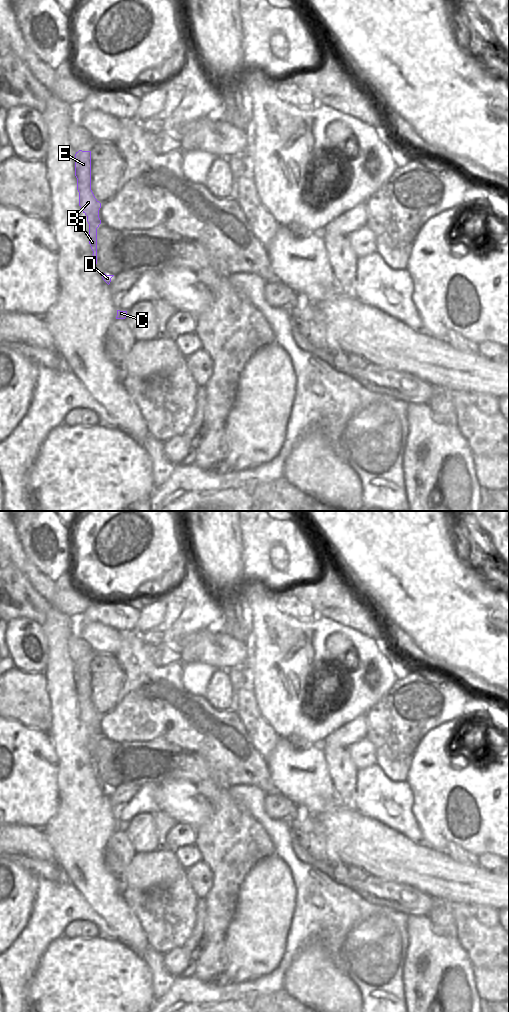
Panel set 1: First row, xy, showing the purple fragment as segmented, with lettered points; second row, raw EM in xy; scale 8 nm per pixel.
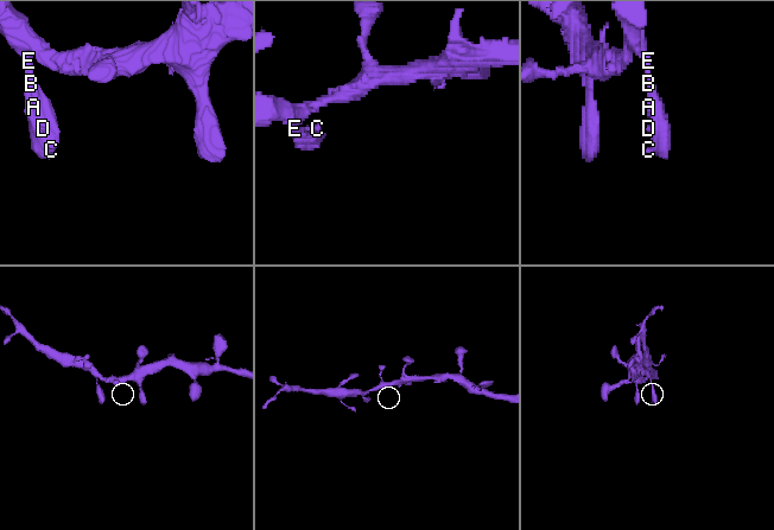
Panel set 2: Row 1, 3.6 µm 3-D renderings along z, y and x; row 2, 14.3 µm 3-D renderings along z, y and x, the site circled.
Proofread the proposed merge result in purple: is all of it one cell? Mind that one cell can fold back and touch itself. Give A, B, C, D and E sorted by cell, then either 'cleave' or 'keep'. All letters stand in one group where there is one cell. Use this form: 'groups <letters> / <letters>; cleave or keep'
groups A B C D E; keep

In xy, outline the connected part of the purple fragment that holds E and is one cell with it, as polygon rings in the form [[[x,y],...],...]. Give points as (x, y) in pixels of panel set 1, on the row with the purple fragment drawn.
[[[79,150],[75,154],[75,176],[79,192],[79,206],[87,216],[89,224],[89,244],[97,264],[97,228],[101,224],[99,210],[101,203],[91,190],[91,151]]]

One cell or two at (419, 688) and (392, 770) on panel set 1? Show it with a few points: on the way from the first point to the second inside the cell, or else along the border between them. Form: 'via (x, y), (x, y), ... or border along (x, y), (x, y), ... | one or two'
via (411, 708), (395, 726), (394, 750) | one

